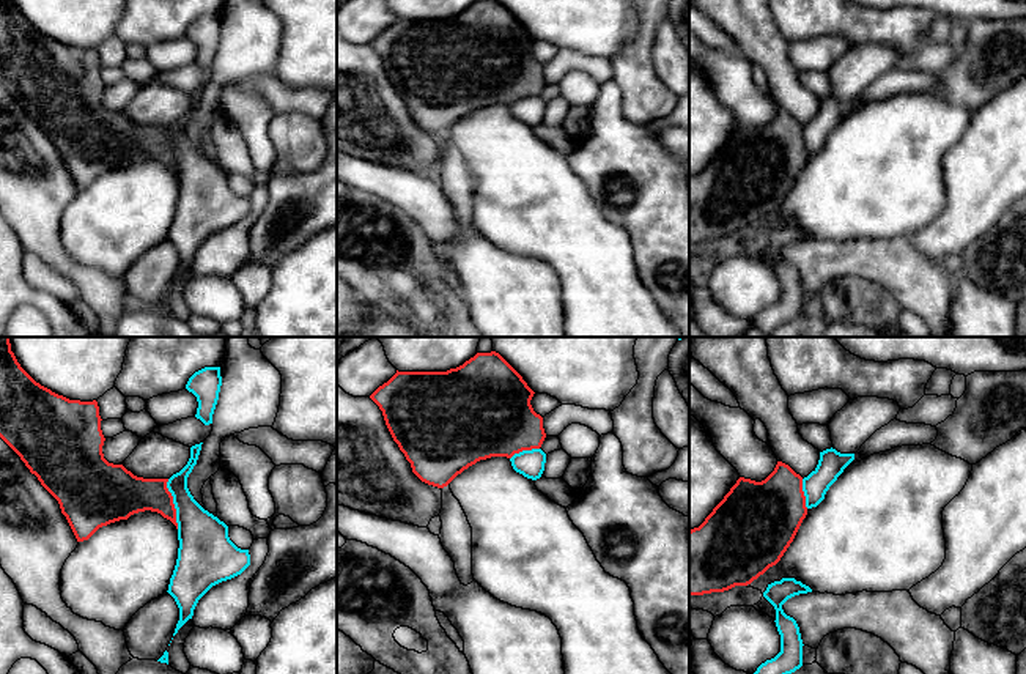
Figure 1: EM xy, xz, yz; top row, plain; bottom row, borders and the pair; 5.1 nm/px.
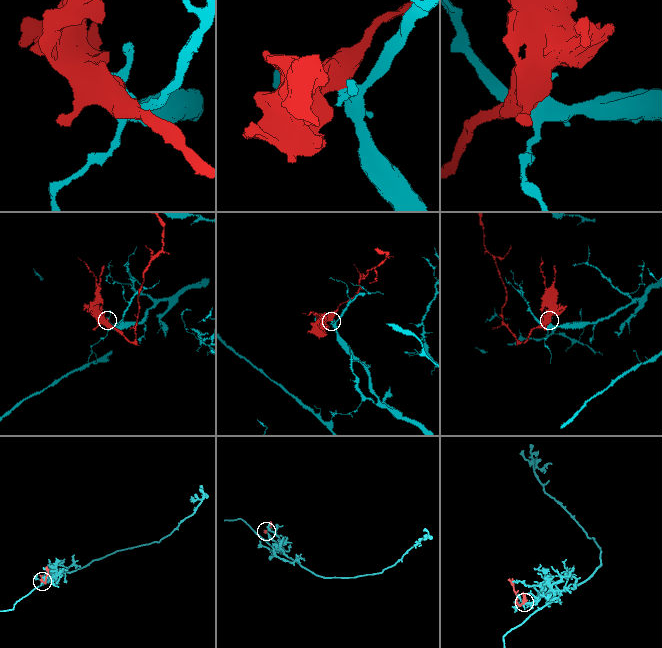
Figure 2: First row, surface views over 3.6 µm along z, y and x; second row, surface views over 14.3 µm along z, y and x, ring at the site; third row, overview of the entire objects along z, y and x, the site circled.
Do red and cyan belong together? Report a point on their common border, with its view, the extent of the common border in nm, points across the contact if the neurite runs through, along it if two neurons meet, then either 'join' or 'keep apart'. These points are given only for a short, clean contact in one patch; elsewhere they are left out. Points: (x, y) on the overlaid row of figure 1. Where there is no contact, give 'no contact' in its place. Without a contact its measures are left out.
contact xy (173, 504); length 260 nm; keep apart

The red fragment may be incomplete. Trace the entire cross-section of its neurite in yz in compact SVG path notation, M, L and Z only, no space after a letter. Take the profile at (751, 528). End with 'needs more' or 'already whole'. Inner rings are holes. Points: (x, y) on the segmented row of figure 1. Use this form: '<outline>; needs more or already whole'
M777 461L762 482L740 477L705 521L689 531L689 597L747 586L776 565L807 515L803 477Z; already whole

